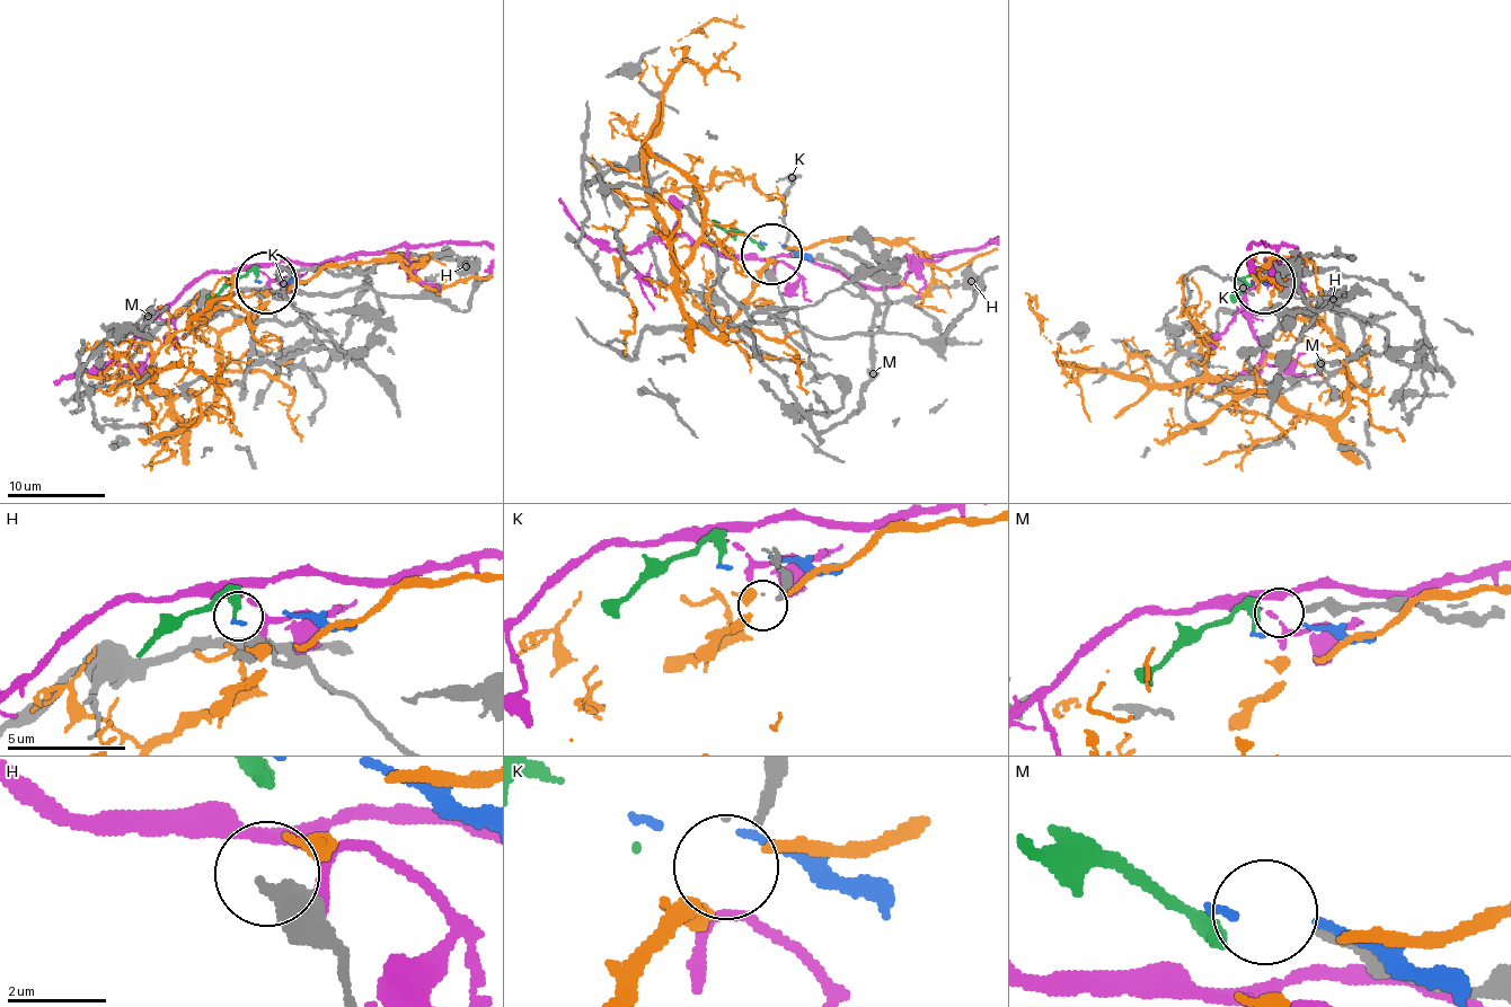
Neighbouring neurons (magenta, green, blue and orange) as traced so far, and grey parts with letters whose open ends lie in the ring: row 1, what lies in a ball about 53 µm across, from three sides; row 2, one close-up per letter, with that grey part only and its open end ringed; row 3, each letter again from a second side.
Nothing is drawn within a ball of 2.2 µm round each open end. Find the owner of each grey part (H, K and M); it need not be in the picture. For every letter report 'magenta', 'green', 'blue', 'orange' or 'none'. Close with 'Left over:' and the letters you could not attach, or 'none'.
H: none
K: orange
M: green
Left over: H

